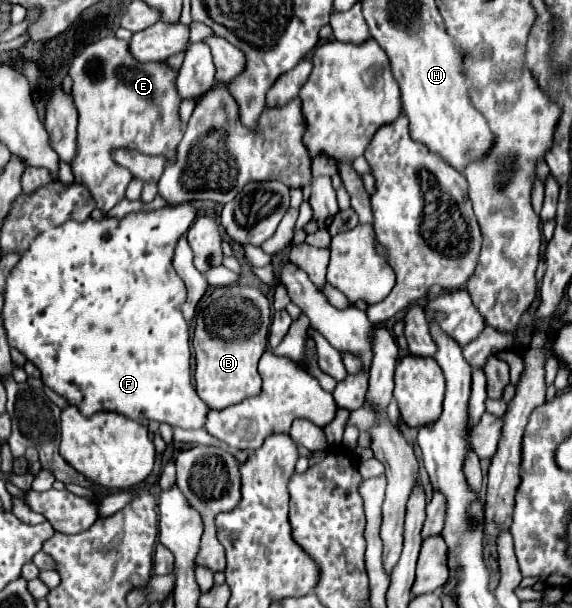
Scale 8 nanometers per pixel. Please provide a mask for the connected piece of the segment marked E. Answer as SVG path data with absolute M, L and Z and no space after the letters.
M106 36L76 56L70 76L74 80L72 96L80 114L76 138L78 152L70 168L74 180L88 186L96 206L106 214L124 198L126 186L132 180L132 174L114 162L112 152L116 148L164 156L170 164L176 160L176 148L184 136L178 114L182 102L176 92L178 70L172 70L166 62L140 64L130 56L128 40Z

